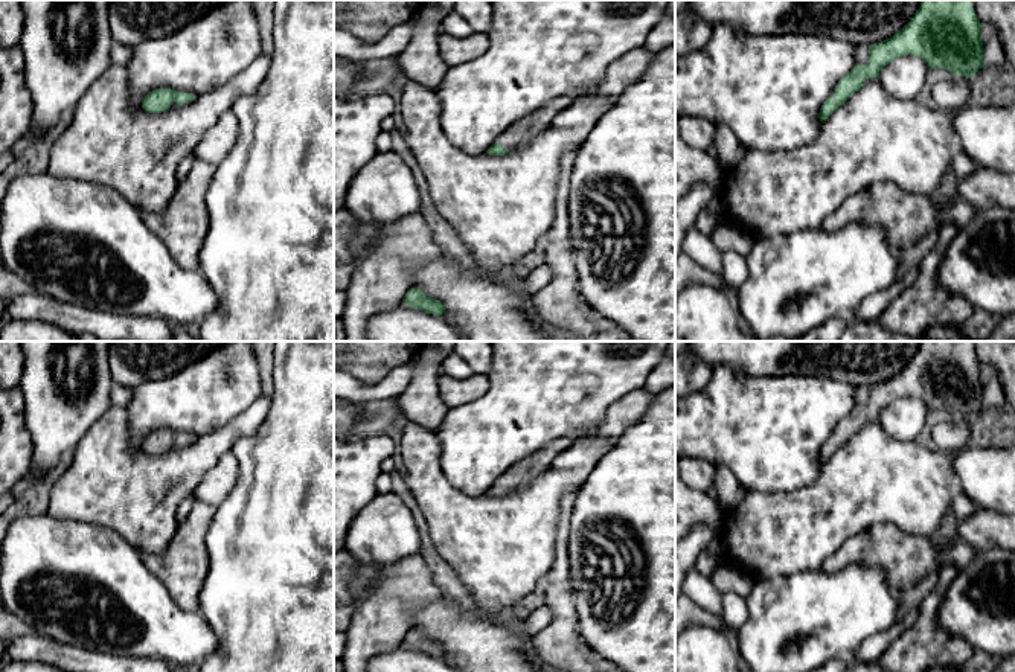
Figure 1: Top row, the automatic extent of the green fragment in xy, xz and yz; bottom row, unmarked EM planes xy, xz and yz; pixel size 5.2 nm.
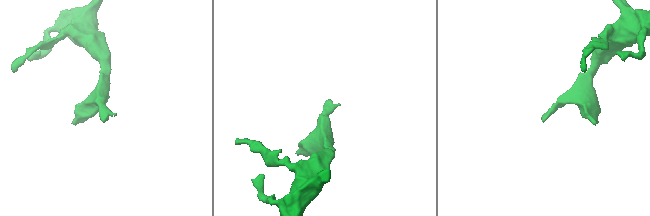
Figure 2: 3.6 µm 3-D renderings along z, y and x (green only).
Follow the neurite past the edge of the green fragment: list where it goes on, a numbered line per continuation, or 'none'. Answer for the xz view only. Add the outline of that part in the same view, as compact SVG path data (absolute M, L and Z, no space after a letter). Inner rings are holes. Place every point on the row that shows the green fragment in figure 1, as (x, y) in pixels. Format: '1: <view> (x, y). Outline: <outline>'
1: xz (525, 130). Outline: M576 90L544 104L541 108L514 122L498 137L498 143L509 151L527 145L550 125L559 111L588 93L588 90Z

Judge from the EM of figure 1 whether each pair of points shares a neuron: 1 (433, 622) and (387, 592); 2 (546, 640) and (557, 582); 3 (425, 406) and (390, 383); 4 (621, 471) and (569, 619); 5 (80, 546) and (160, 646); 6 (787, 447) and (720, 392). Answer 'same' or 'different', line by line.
1: different
2: same
3: different
4: different
5: same
6: same

